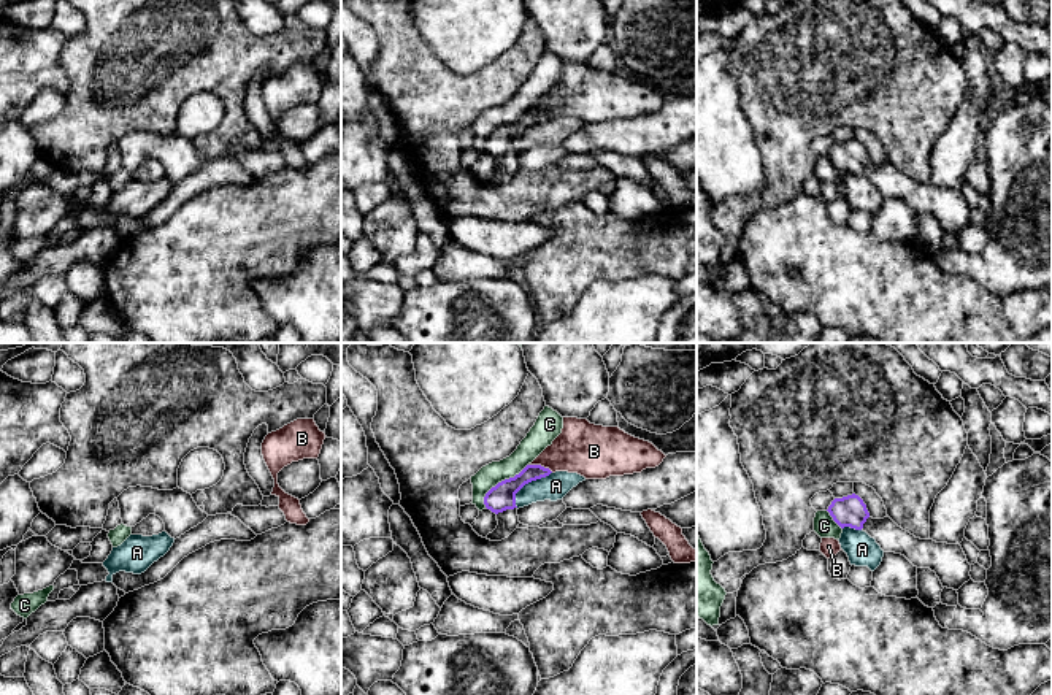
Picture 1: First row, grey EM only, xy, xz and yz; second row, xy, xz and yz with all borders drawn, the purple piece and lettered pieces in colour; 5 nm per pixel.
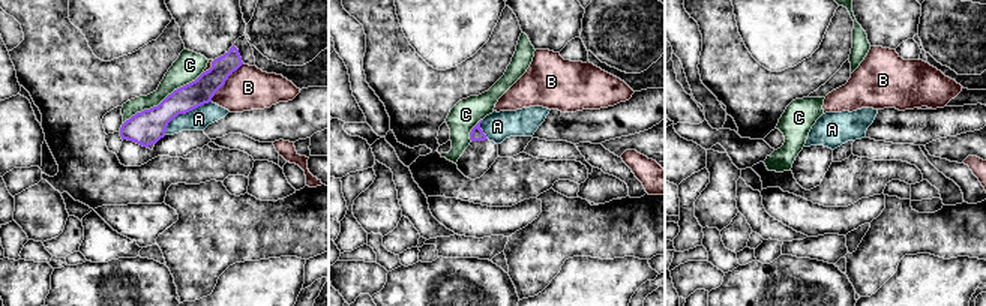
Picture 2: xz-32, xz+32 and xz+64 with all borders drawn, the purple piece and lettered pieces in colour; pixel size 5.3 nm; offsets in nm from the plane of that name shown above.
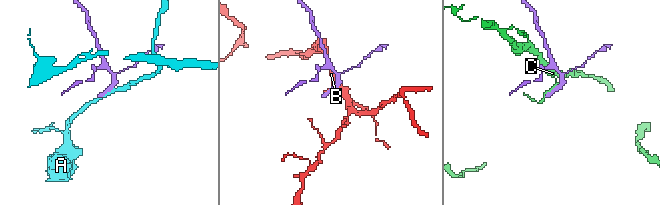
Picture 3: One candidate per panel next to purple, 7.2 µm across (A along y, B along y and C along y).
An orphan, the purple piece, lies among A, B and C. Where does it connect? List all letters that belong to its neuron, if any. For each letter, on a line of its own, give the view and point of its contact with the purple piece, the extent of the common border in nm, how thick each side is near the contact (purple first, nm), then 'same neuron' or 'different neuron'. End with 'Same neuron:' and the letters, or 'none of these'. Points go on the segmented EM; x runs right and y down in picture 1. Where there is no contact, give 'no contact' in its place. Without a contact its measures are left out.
A: xz (527, 483) | 260 nm | 140/140 nm | different neuron
B: xz (541, 467) | 130 nm | 130/260 nm | different neuron
C: xz (502, 481) | 320 nm | 140/110 nm | different neuron
Same neuron: none of these

